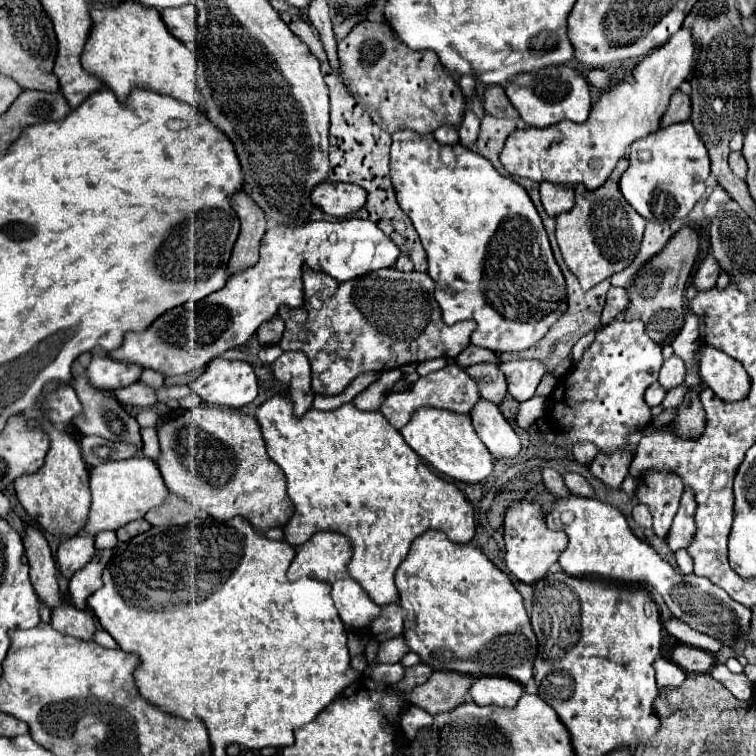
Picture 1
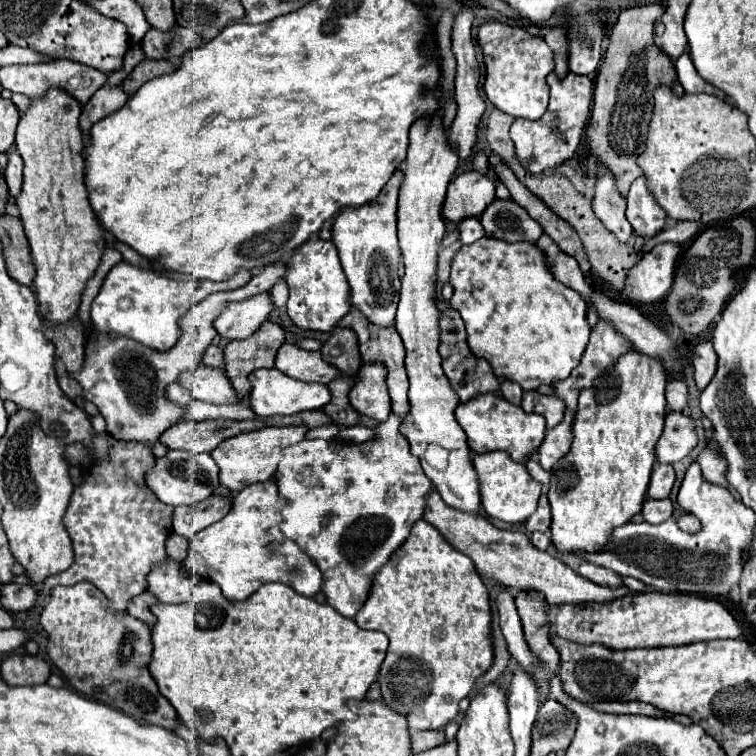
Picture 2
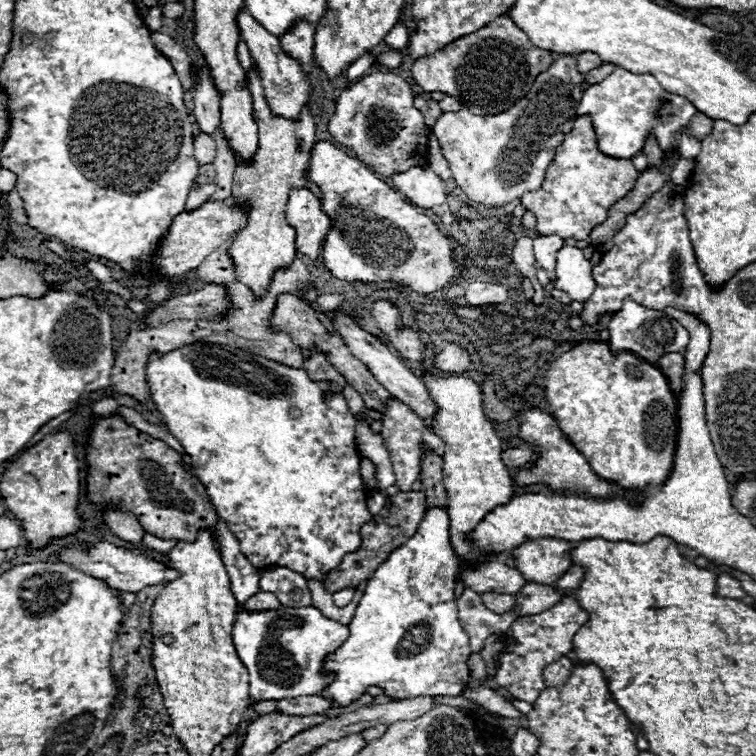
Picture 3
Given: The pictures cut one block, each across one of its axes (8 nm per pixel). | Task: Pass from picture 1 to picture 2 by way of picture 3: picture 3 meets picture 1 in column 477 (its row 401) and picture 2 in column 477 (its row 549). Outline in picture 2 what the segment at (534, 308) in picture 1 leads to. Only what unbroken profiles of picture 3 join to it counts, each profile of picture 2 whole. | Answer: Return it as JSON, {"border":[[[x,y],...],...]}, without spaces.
{"border":[[[484,236],[474,244],[462,246],[452,260],[452,272],[448,280],[454,288],[450,306],[460,312],[466,332],[468,346],[474,356],[490,362],[498,378],[506,378],[518,384],[526,384],[528,390],[536,390],[540,384],[550,384],[570,376],[580,364],[584,348],[590,336],[590,324],[586,320],[586,302],[582,296],[558,282],[552,274],[552,266],[546,260],[546,252],[532,242],[504,242],[498,238]]]}

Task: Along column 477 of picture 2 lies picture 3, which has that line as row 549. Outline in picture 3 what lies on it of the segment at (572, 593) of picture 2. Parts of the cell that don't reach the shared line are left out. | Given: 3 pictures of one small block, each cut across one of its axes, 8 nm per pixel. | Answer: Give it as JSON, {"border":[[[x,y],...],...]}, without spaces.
{"border":[[[536,538],[514,548],[512,558],[528,582],[552,586],[572,564],[570,546],[558,538]]]}

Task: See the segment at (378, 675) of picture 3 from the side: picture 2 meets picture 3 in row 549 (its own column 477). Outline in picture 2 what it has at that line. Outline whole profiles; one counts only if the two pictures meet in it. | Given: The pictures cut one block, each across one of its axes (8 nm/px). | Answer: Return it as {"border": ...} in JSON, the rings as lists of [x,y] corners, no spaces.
{"border":[[[502,396],[476,398],[474,402],[460,404],[456,408],[456,420],[468,436],[468,446],[472,452],[492,452],[506,450],[514,462],[524,462],[526,456],[536,452],[544,440],[546,422],[540,414],[526,414],[520,406],[510,404]]]}

